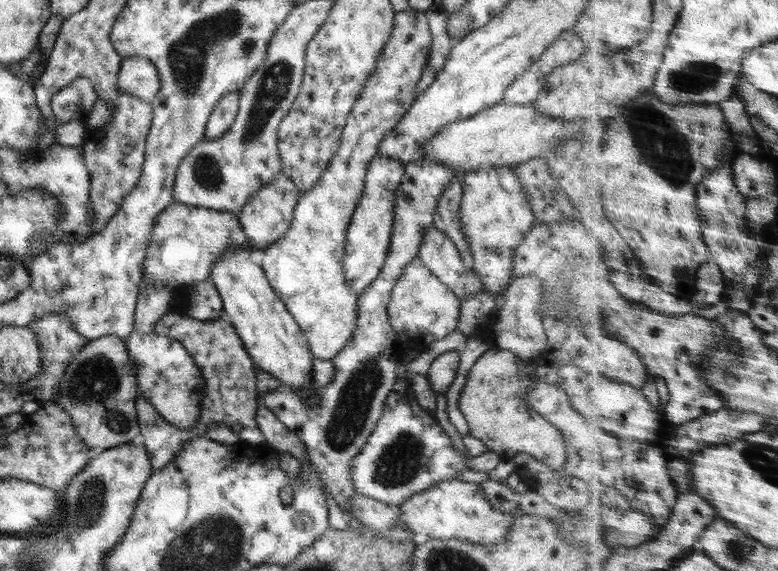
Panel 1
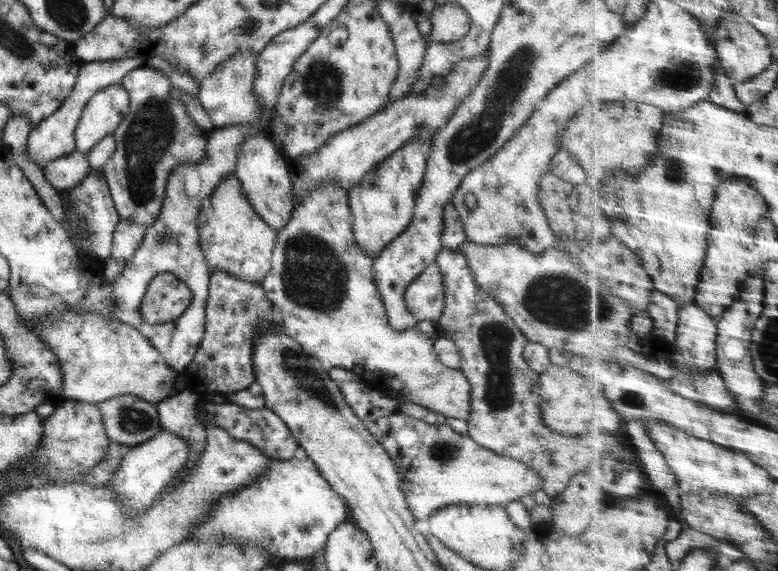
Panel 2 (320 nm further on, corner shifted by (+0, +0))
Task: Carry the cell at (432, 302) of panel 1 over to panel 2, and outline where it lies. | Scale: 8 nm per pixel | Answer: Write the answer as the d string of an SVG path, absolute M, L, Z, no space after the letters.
M435 262L428 264L404 290L404 303L416 321L436 321L443 312L444 285Z

